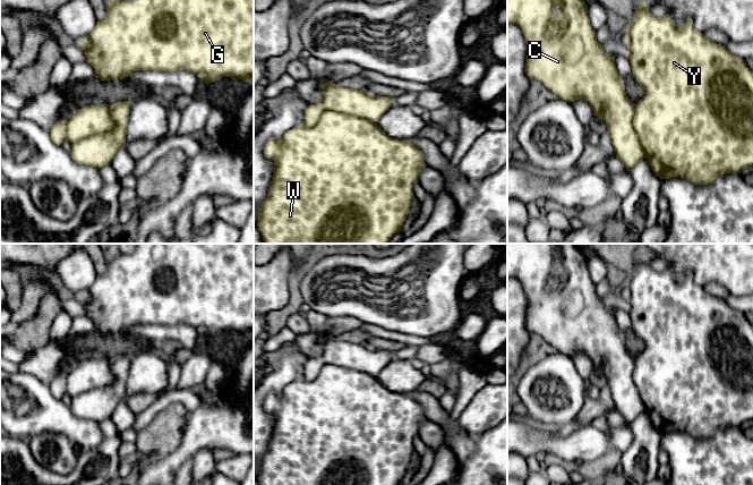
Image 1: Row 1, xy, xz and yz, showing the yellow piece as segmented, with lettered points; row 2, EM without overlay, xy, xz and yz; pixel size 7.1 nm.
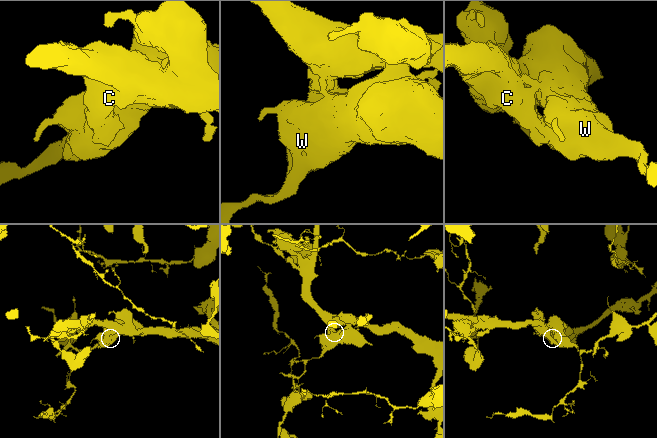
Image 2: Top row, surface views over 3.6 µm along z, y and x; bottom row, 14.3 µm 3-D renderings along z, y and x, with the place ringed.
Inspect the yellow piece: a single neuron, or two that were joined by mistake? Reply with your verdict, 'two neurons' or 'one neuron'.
one neuron

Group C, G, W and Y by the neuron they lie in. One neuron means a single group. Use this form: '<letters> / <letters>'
C G W Y

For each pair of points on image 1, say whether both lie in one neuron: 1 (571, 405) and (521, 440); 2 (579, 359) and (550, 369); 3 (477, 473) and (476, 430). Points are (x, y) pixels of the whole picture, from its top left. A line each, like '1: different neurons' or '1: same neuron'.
1: different neurons
2: different neurons
3: different neurons

